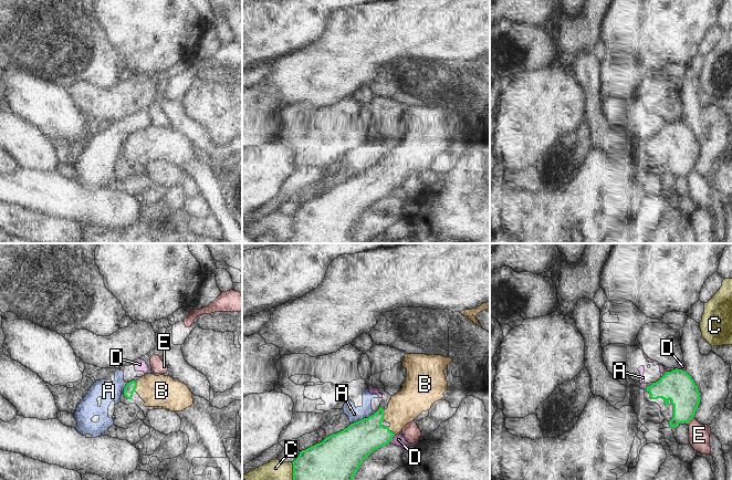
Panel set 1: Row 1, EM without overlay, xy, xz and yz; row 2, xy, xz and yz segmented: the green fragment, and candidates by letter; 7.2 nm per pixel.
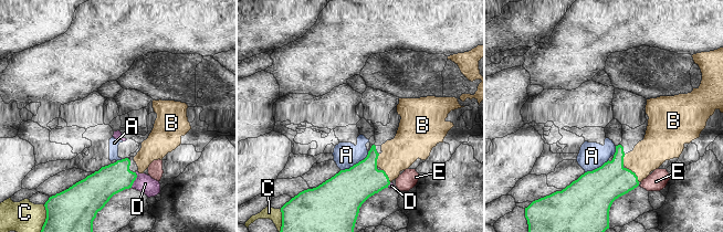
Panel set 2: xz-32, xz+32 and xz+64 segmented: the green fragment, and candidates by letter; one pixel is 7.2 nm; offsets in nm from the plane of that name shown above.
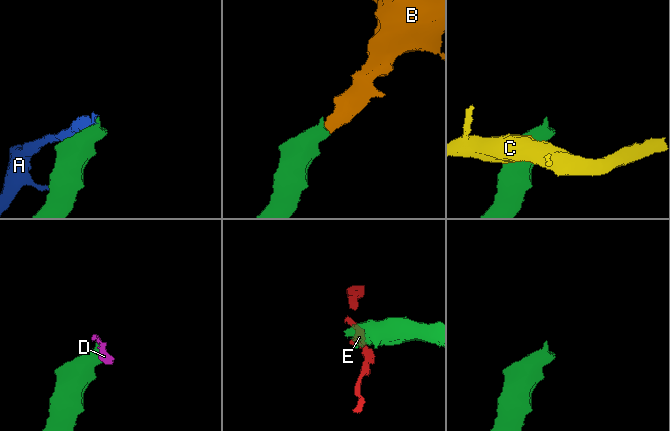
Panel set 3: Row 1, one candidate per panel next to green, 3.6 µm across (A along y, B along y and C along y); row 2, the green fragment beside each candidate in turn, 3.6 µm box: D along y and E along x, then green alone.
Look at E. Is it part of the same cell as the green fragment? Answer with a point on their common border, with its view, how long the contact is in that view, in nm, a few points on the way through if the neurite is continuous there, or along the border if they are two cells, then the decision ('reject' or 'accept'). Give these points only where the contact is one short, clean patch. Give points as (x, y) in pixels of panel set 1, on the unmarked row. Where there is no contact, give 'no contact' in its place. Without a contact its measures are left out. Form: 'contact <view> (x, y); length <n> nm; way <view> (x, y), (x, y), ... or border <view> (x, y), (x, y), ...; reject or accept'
contact yz (690, 171); length 70 nm; border yz (692, 169), (687, 176); reject

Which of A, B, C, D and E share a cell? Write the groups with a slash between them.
A D / B / C / E

